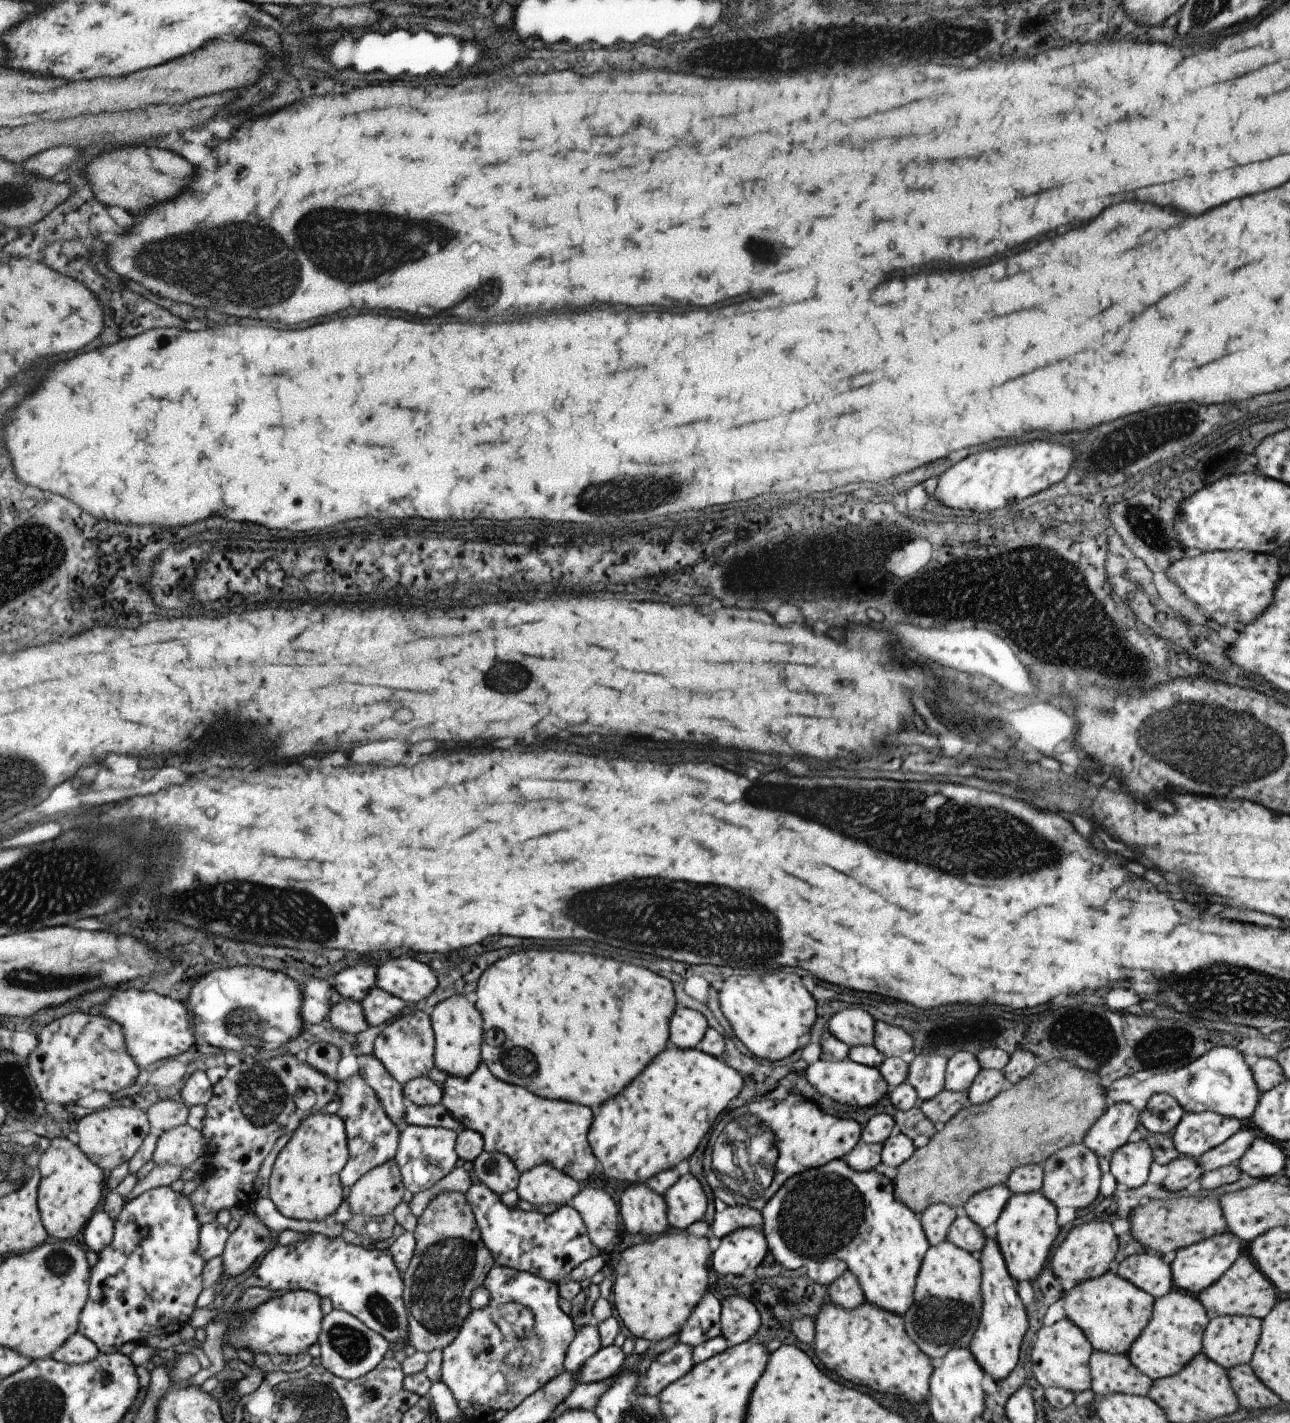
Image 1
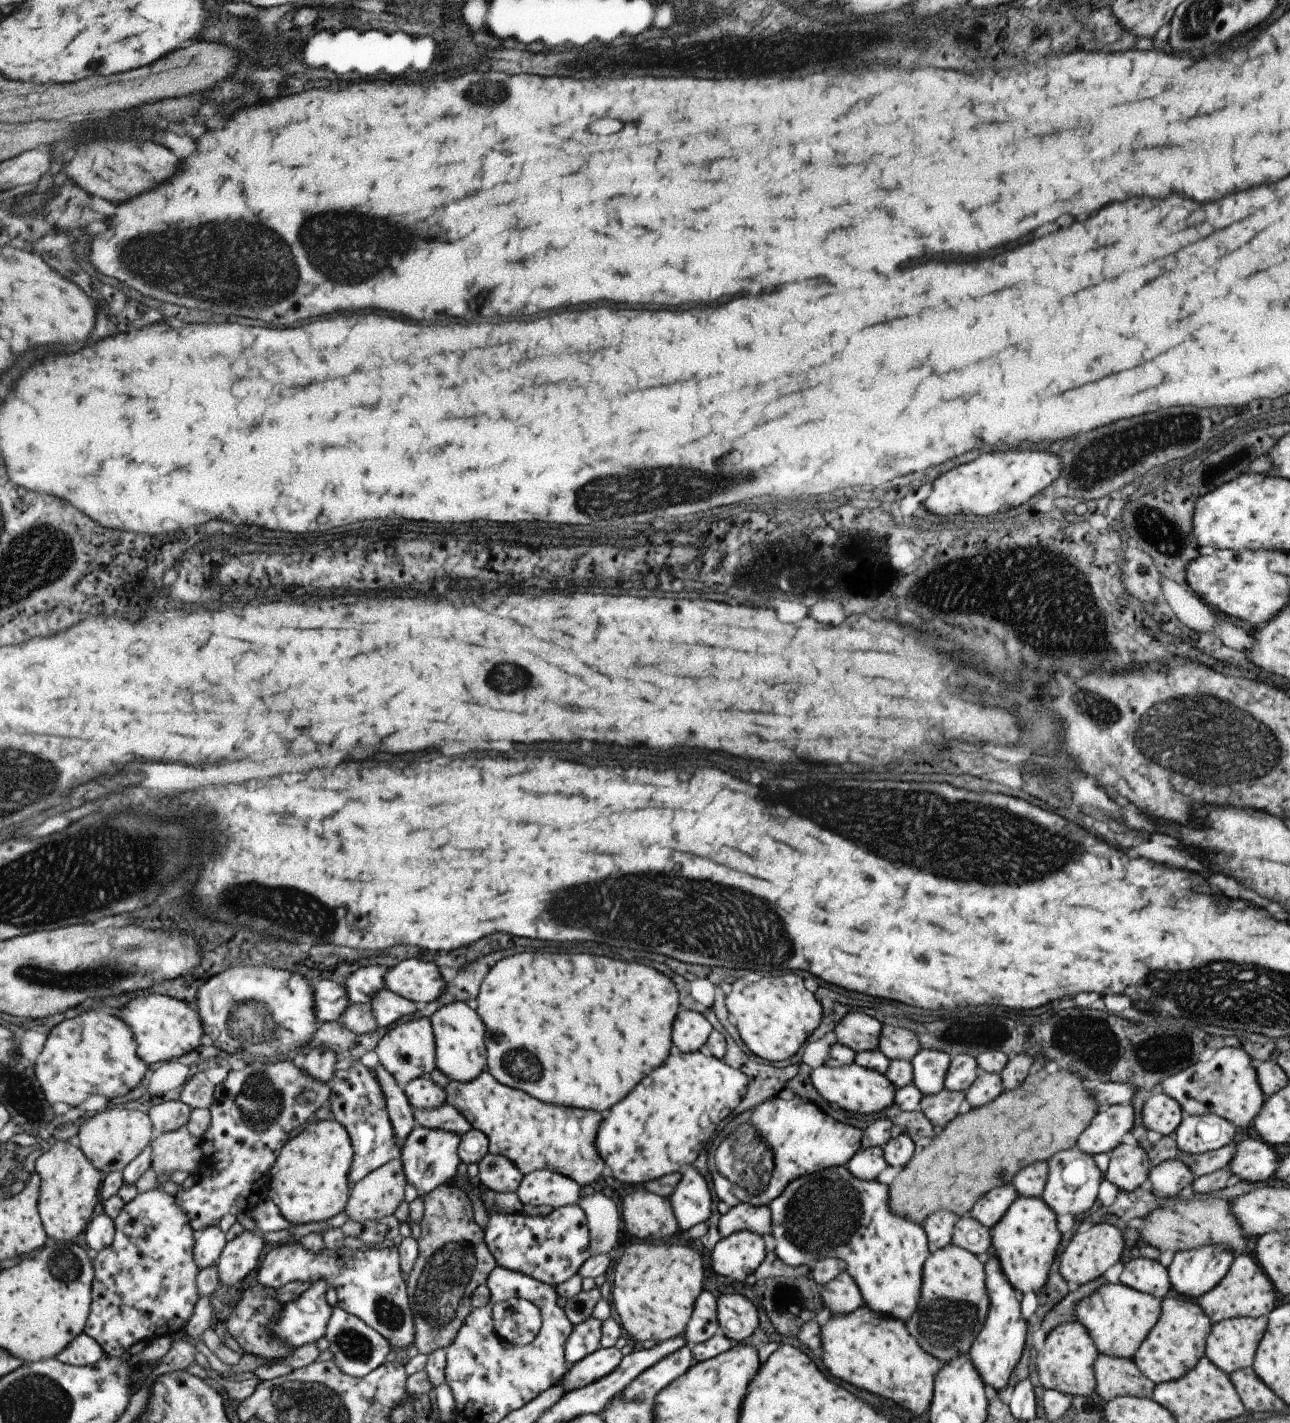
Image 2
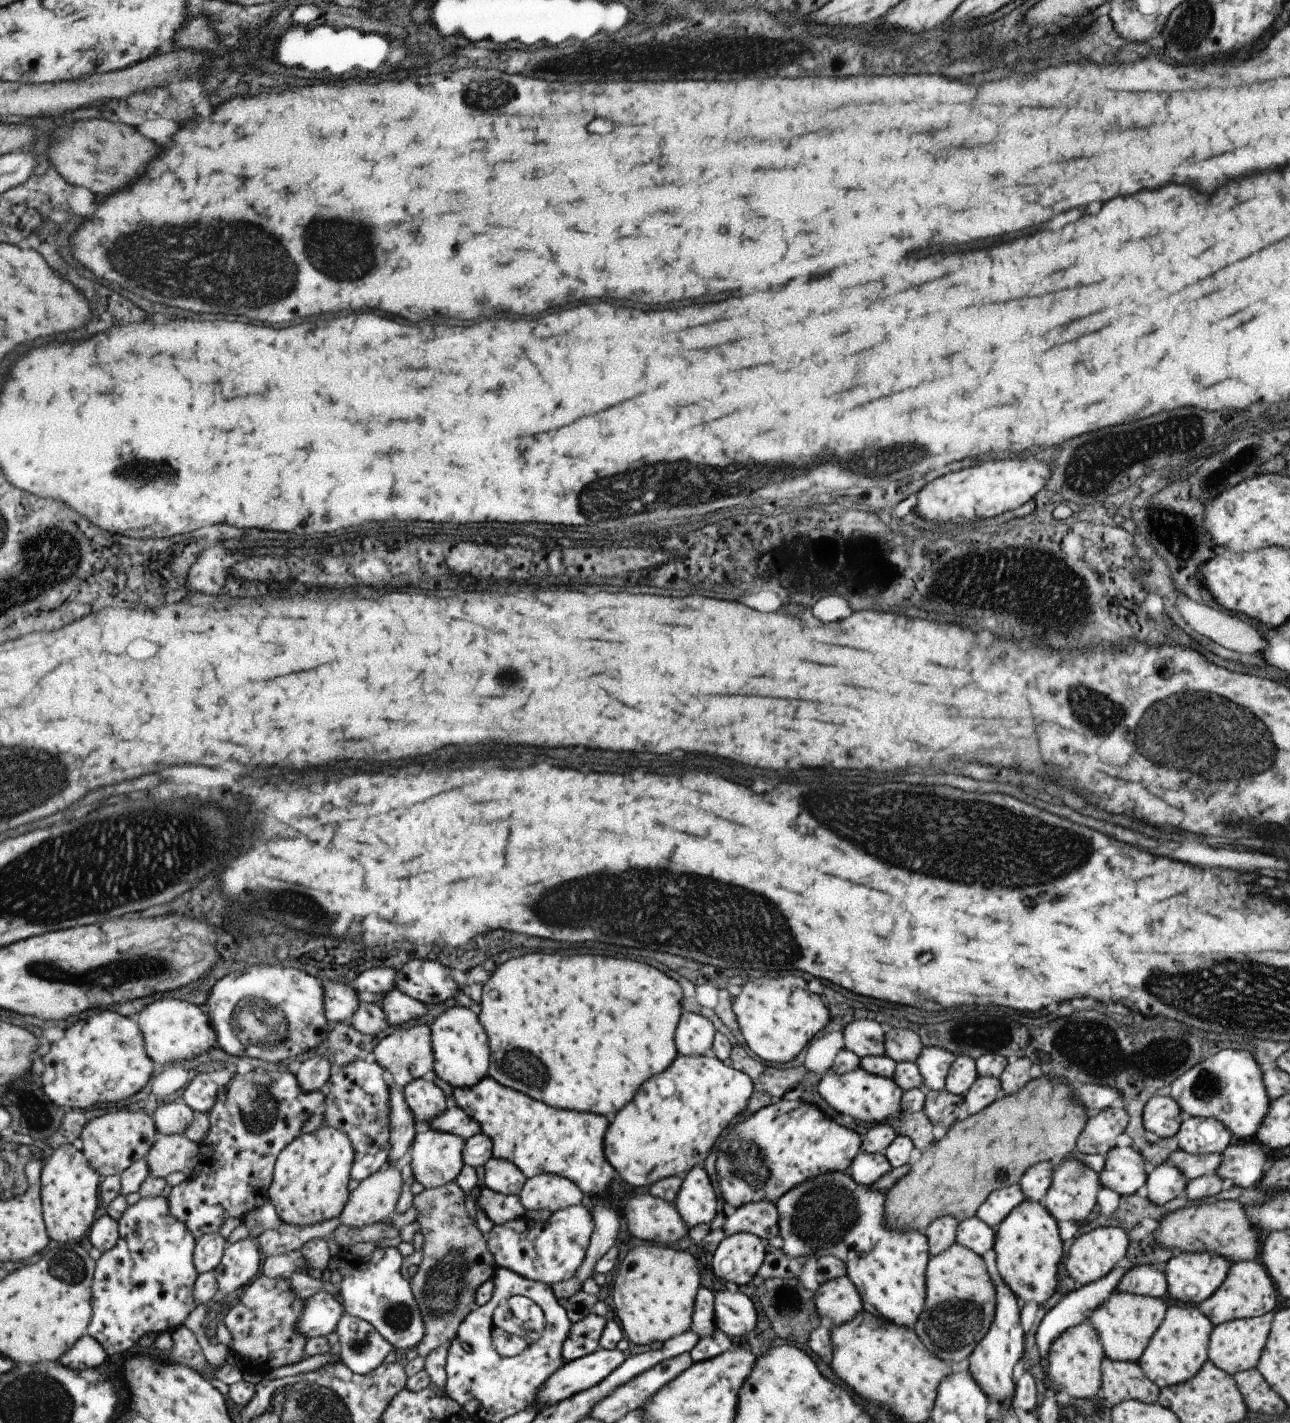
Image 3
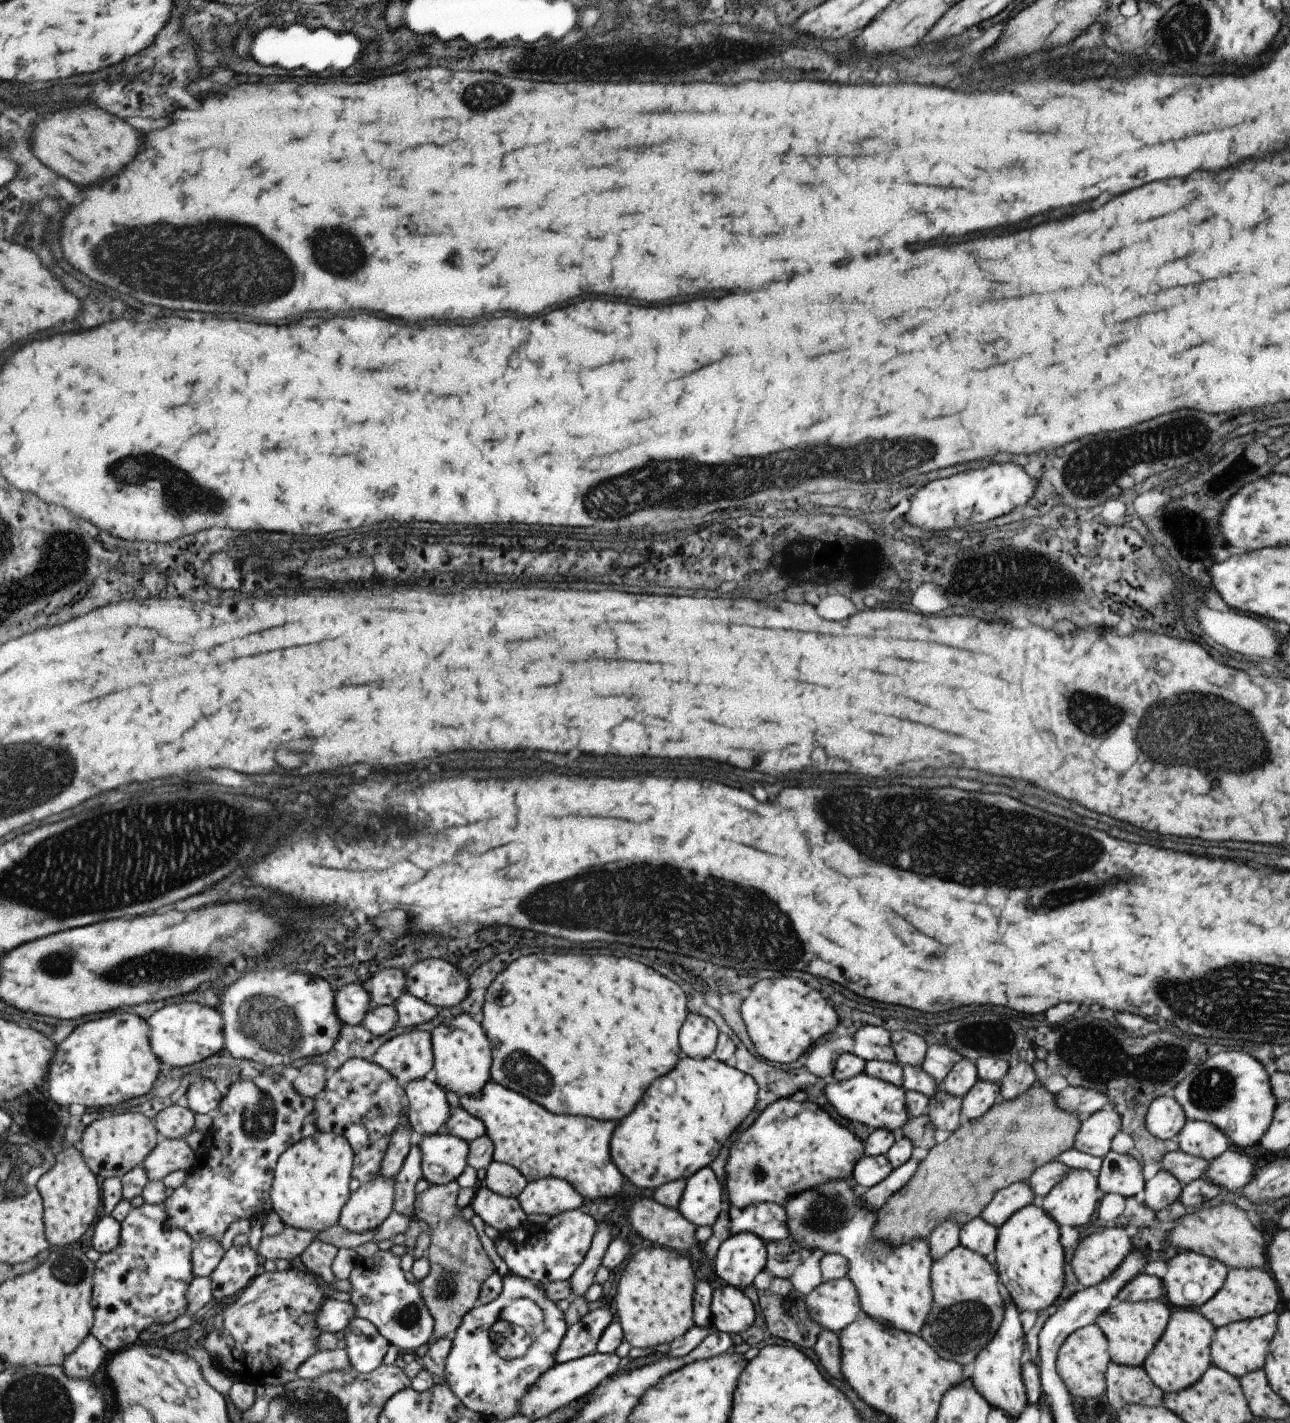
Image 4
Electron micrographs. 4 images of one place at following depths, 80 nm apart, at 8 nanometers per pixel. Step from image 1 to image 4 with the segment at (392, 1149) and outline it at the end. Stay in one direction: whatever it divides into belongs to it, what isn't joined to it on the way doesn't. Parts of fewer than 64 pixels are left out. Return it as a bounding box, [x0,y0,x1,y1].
[312,1058,406,1184]

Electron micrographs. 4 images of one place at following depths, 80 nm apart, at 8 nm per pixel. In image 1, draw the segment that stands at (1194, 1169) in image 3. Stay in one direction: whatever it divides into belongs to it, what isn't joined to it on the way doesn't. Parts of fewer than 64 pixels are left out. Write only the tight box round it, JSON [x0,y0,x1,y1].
[1194,1128,1254,1174]

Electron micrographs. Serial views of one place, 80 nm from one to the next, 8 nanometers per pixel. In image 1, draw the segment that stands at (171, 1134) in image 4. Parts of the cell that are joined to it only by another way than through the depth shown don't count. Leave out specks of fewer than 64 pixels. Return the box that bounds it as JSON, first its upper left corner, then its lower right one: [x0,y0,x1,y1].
[149,1100,190,1133]

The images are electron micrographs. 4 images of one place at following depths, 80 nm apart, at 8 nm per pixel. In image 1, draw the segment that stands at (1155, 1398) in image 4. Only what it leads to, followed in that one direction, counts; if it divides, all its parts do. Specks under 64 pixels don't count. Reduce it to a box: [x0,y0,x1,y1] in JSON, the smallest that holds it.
[1088,1351,1151,1397]

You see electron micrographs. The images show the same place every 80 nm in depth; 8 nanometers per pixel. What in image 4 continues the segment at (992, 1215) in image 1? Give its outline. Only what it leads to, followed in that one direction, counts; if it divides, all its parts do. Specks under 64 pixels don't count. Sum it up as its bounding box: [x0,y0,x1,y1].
[980,1181,1035,1229]

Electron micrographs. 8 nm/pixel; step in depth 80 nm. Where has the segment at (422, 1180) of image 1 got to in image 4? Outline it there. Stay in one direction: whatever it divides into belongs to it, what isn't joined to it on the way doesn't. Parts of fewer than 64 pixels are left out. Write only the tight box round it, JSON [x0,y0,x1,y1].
[417,1132,468,1185]

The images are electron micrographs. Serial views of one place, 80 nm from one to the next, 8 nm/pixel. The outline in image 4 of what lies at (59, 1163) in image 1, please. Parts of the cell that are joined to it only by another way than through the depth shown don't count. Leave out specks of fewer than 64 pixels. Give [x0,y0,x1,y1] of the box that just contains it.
[38,1146,101,1248]

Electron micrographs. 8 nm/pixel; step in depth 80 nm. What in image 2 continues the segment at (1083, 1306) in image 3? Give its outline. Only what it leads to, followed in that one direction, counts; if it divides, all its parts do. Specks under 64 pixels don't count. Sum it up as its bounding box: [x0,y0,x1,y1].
[1041,1278,1104,1334]

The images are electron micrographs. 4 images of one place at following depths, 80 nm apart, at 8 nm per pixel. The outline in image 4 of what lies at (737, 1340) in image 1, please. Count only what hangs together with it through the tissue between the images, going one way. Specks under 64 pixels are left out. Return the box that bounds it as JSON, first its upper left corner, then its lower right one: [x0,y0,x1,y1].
[709,1285,755,1334]

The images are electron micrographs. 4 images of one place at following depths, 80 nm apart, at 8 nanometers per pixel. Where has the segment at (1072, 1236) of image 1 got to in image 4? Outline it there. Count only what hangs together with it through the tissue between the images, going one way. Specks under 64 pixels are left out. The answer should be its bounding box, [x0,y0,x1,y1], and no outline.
[1071,1227,1132,1287]

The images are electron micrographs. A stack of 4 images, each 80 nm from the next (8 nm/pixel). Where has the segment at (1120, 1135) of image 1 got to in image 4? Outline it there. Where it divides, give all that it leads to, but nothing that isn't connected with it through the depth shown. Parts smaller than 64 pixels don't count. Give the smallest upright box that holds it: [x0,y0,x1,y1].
[1072,1110,1120,1158]

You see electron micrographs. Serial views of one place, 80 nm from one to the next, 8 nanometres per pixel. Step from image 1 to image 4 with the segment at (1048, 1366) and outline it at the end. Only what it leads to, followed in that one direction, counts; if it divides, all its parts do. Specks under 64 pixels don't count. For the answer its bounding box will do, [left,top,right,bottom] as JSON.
[1056,1323,1110,1398]

